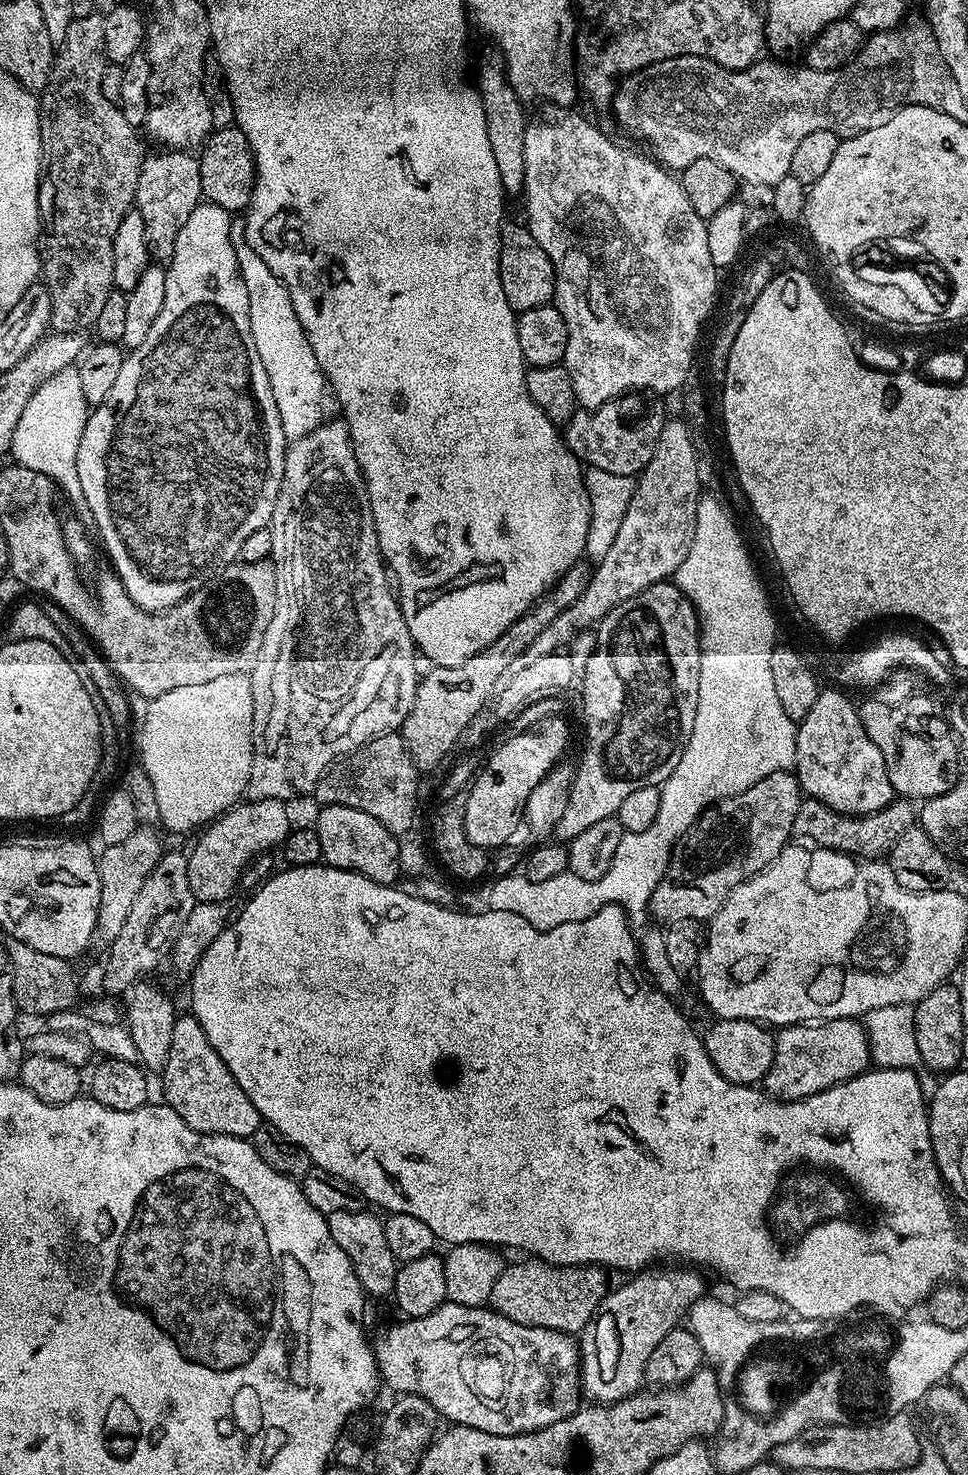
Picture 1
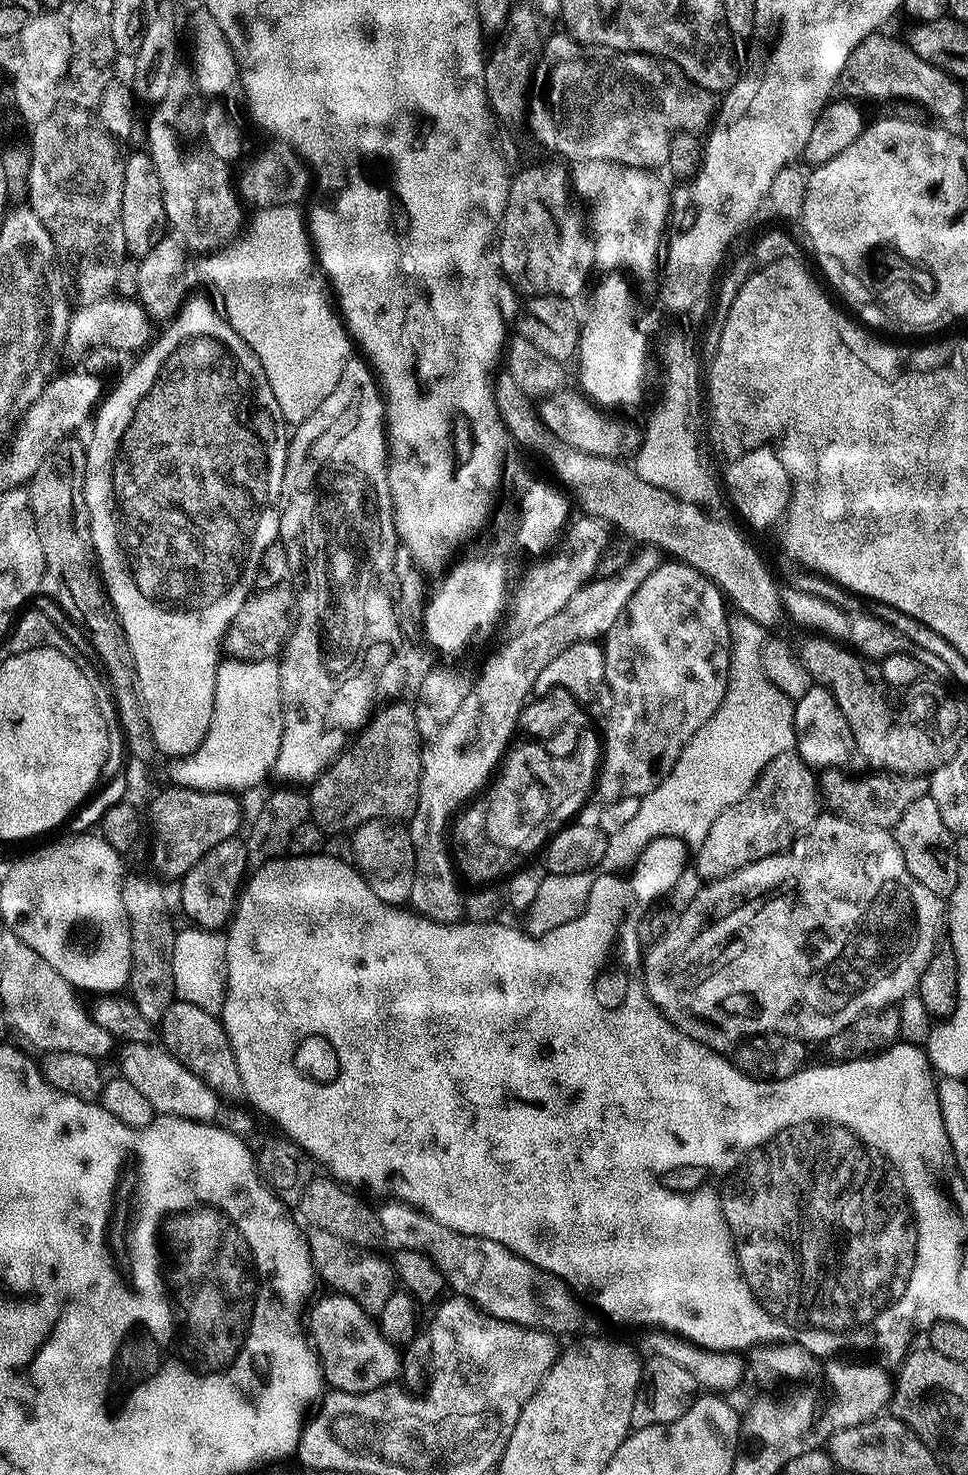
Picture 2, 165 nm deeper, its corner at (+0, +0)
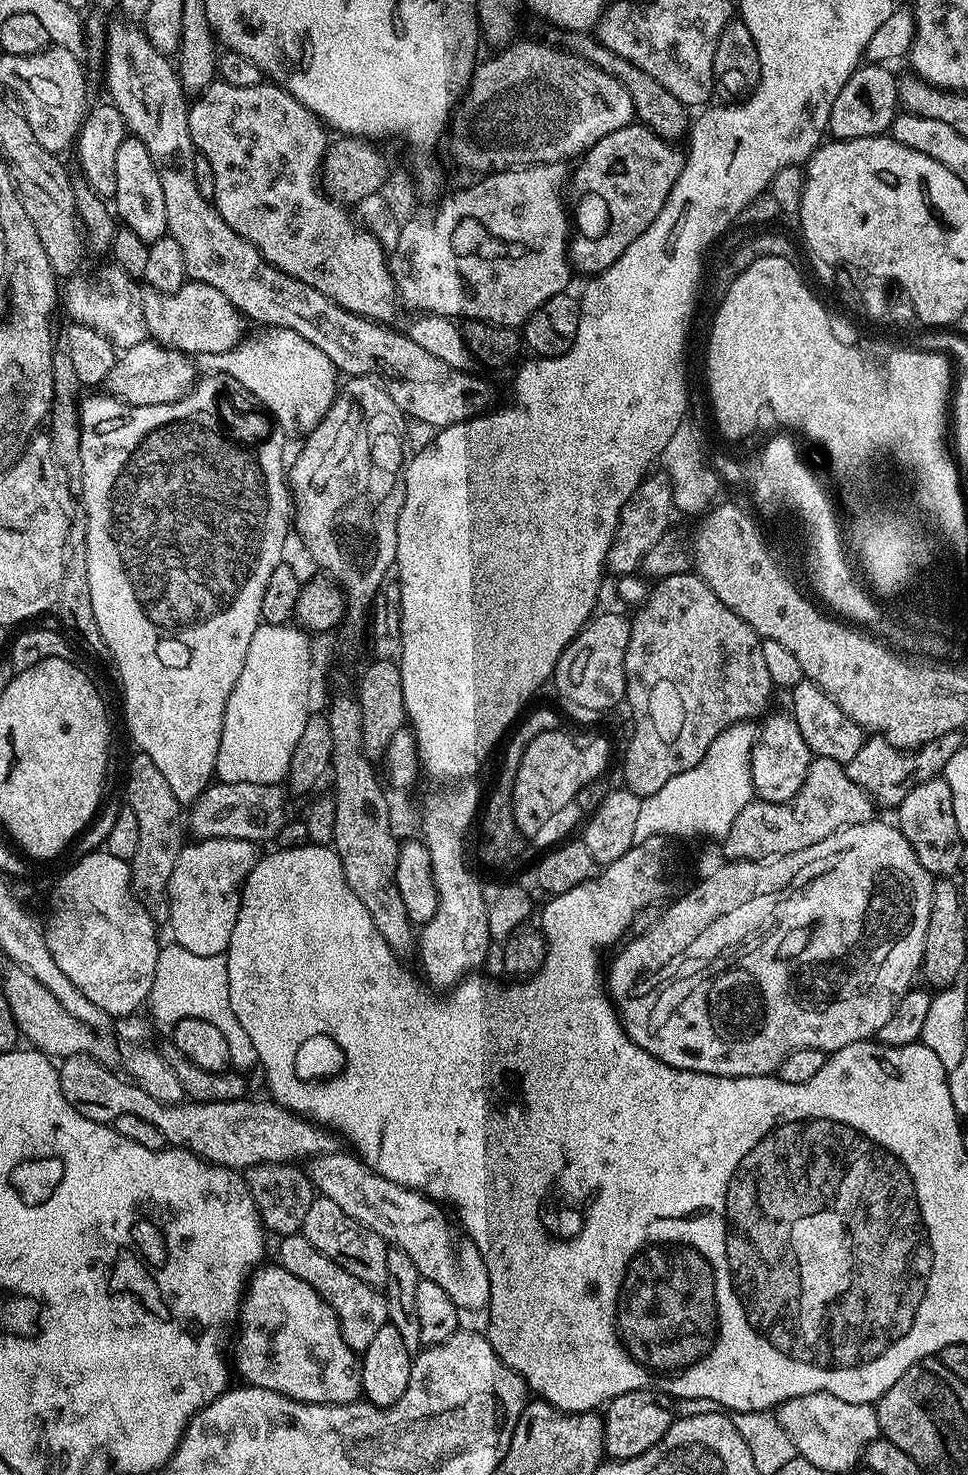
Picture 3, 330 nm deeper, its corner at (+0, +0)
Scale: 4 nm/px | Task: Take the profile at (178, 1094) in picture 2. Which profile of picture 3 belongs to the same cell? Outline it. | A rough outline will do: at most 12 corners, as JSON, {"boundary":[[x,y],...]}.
{"boundary":[[343,1150],[313,1157],[321,1195],[408,1253],[461,1311],[492,1280],[437,1201]]}

